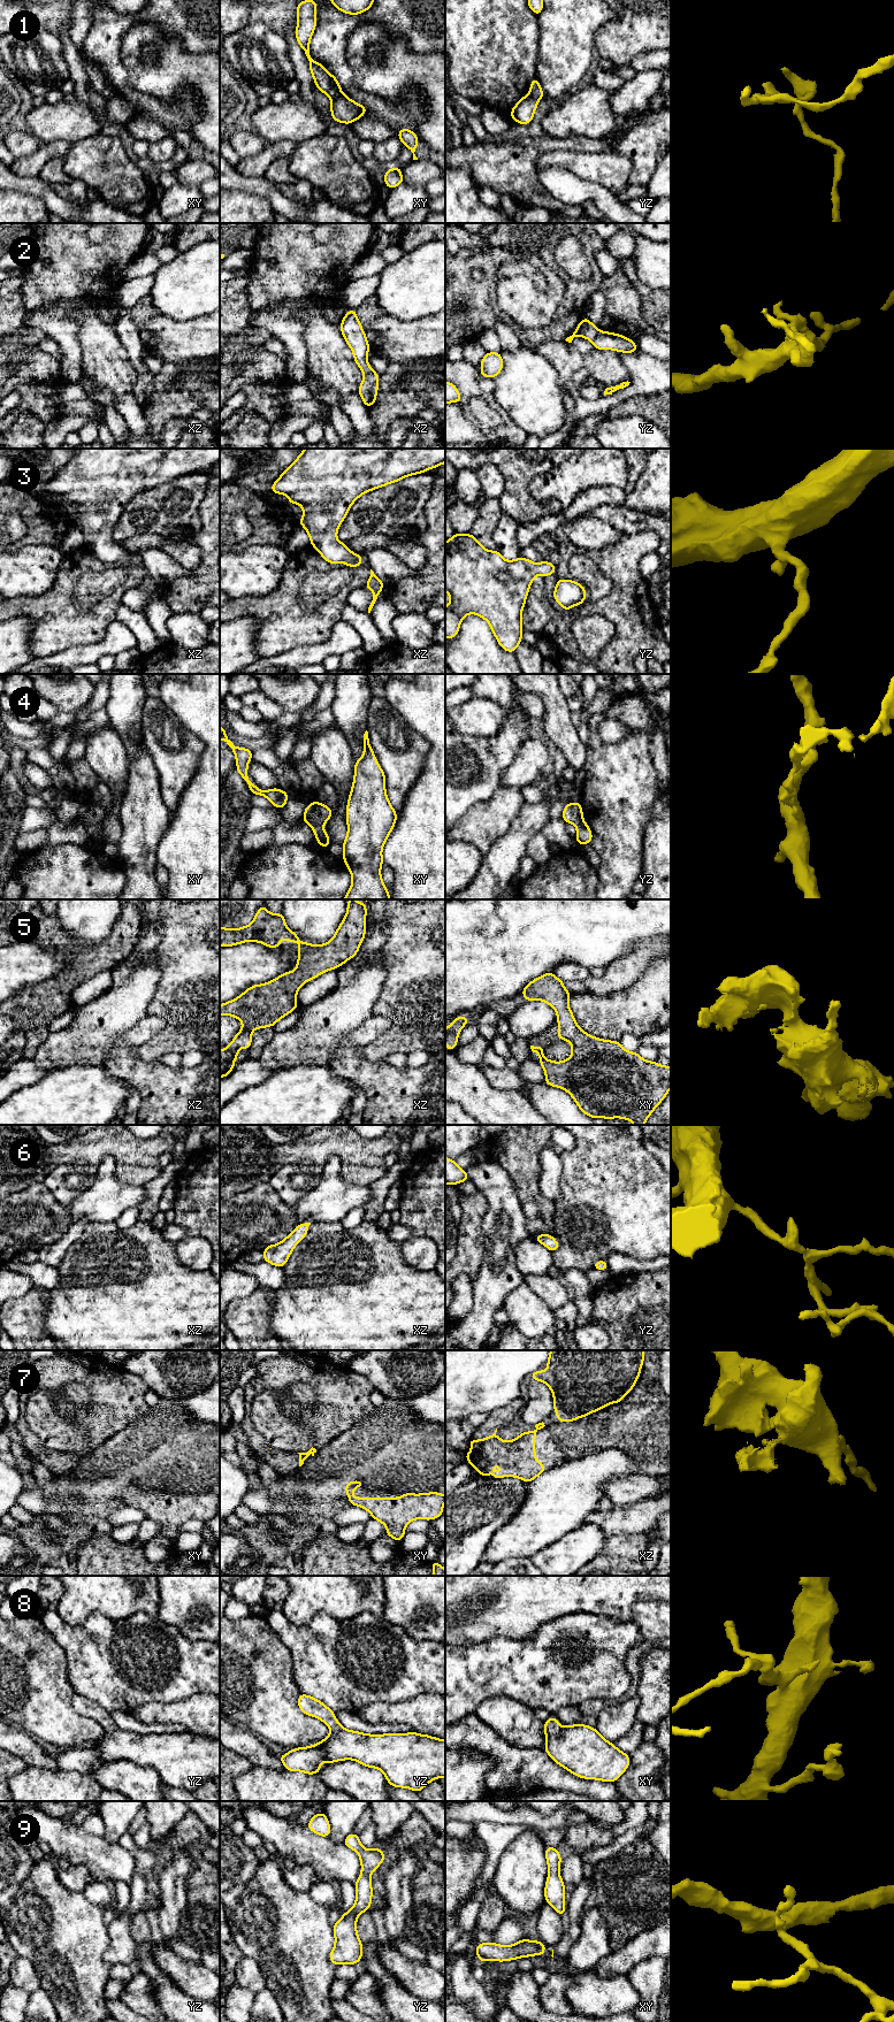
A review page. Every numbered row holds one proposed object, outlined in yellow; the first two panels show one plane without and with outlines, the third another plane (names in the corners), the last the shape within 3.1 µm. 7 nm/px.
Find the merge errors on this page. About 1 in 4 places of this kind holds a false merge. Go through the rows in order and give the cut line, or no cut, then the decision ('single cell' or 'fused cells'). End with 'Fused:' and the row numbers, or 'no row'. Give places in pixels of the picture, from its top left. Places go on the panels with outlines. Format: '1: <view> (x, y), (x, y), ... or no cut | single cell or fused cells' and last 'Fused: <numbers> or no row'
1: xy (342, 92), (331, 99) | fused cells
2: yz (600, 331), (591, 341) | fused cells
3: no cut | single cell
4: xy (321, 824), (312, 826) | fused cells
5: no cut | single cell
6: no cut | single cell
7: xy (310, 1449), (312, 1453) | fused cells
8: no cut | single cell
9: no cut | single cell
Fused: 1, 2, 4, 7

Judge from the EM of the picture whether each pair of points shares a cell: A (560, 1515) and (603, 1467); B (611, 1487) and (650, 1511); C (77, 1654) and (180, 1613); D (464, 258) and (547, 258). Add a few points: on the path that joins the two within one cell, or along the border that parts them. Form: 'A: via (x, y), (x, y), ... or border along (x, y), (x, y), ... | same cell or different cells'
A: via (566, 1503), (591, 1478) | same cell
B: border along (658, 1494), (625, 1504), (614, 1504) | different cells
C: border along (158, 1617), (175, 1625), (184, 1634) | different cells
D: border along (481, 244), (474, 247), (460, 249) | different cells

